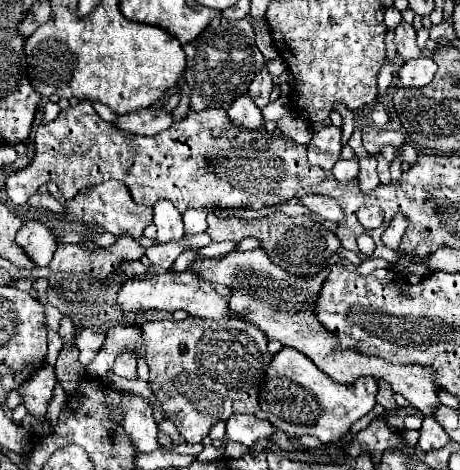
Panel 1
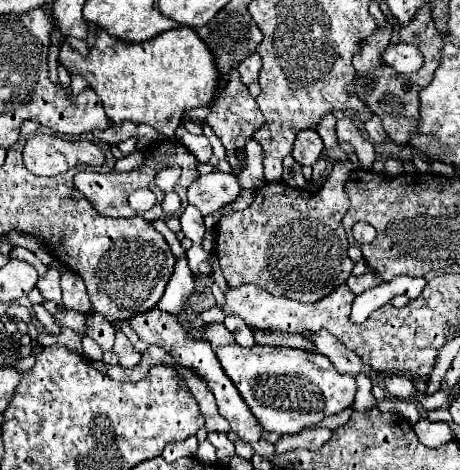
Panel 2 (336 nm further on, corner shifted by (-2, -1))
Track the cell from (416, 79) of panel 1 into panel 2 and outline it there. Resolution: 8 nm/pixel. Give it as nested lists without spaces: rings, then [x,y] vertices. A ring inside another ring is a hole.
[[[408,43],[388,45],[388,49],[384,51],[384,61],[388,67],[392,67],[404,75],[416,73],[424,65],[422,53],[416,49],[416,45],[408,45]]]

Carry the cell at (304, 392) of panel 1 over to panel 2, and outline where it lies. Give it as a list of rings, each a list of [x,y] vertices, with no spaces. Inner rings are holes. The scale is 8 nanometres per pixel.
[[[228,345],[216,351],[216,357],[266,431],[294,435],[316,427],[324,417],[336,415],[354,403],[356,379],[338,373],[330,361],[318,367],[310,351],[268,345],[254,345],[250,349]]]

